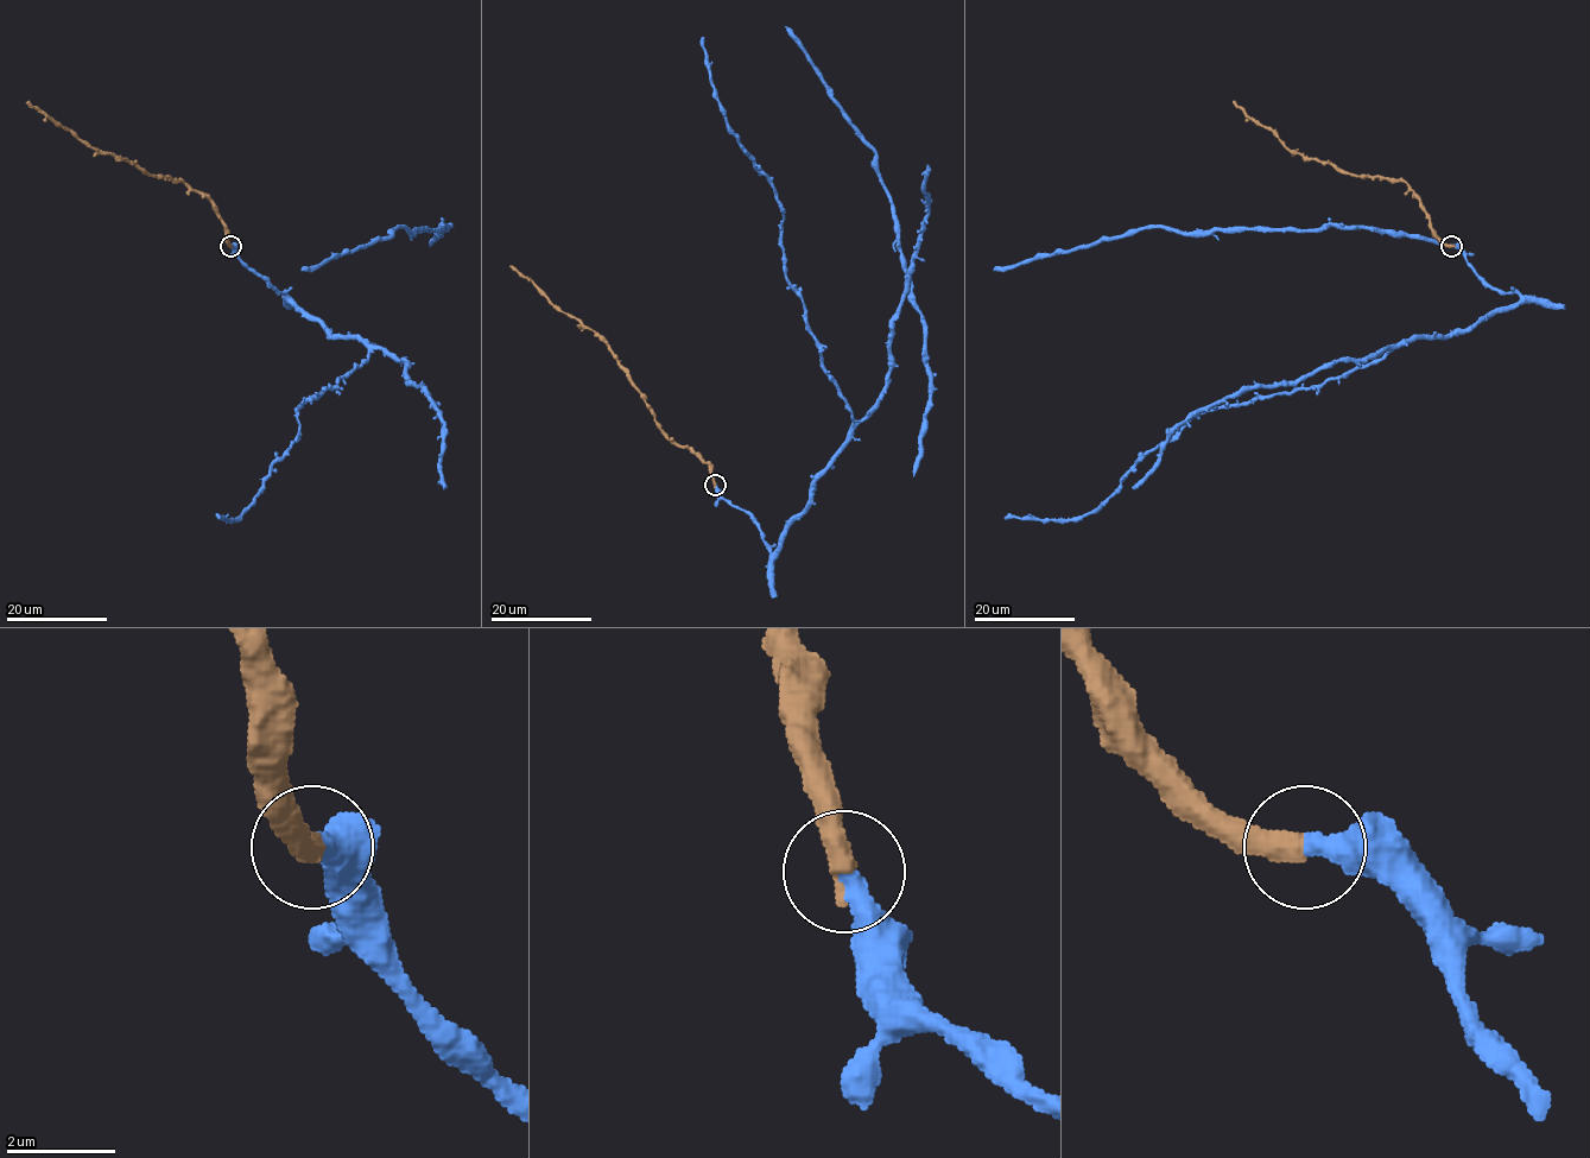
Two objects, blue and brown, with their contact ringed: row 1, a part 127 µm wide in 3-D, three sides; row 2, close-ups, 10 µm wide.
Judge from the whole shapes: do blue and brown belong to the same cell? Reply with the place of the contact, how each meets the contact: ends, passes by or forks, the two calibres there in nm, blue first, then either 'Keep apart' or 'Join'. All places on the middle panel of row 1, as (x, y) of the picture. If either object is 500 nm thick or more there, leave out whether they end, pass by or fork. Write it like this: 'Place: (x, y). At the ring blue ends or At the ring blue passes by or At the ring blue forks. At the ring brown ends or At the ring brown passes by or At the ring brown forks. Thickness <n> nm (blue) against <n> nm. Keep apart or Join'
Place: (715, 485). At the ring blue ends. At the ring brown ends. Thickness 400 nm (blue) against 460 nm. Join

